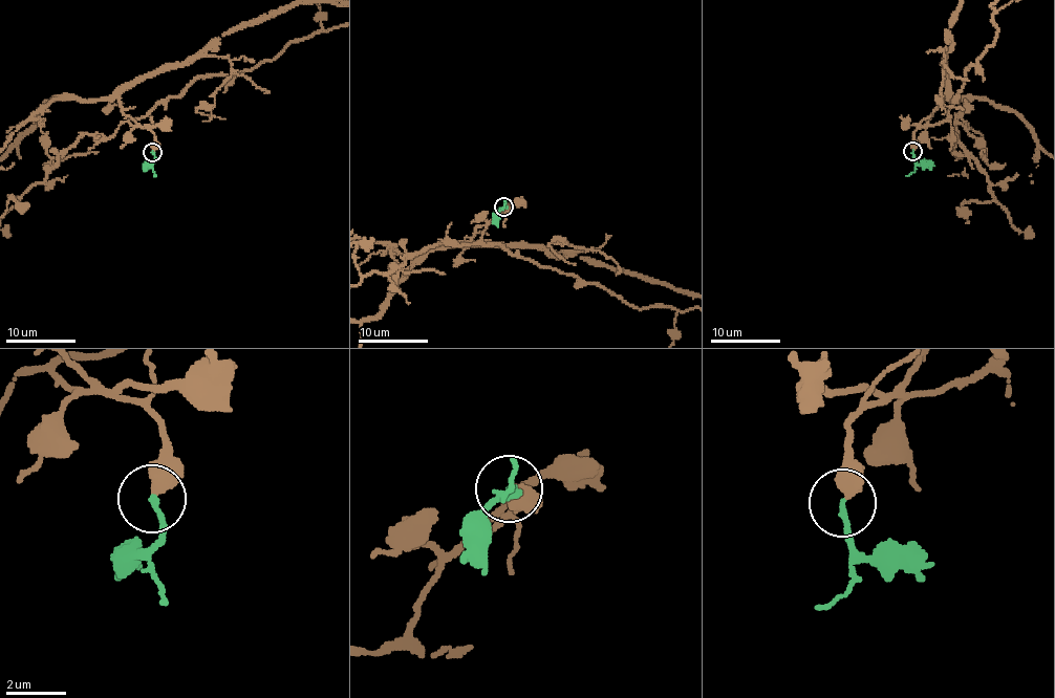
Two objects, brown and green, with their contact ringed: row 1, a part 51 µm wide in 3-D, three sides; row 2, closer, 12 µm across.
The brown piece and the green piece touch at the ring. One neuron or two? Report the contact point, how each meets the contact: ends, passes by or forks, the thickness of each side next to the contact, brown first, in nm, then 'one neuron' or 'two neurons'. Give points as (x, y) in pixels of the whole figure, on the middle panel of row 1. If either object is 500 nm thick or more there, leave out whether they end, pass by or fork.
place (503, 206); calibres 550 and 180 nm; one neuron

